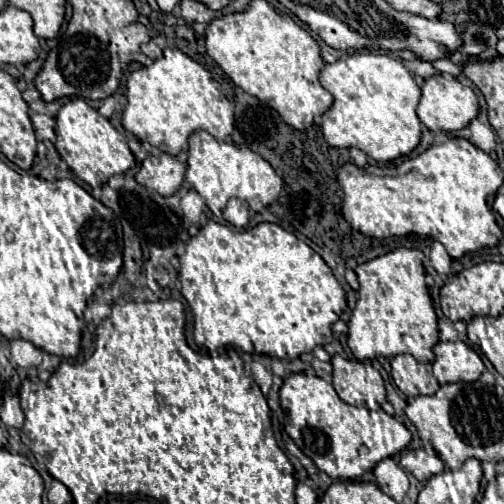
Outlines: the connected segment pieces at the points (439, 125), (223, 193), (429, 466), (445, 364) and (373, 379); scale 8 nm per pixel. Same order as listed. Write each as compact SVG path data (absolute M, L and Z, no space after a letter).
M436 74L432 78L428 78L422 86L422 98L420 98L420 104L418 104L418 118L420 122L430 128L430 130L442 130L442 132L456 132L456 130L462 130L466 128L476 116L478 116L478 110L480 110L480 104L478 104L478 98L474 94L472 88L460 84L458 80L454 78L446 78L442 74Z
M196 132L190 136L185 179L206 200L206 206L214 216L228 220L236 228L244 228L242 206L258 212L260 208L270 206L282 190L280 176L276 176L272 166L260 154L250 148L218 142L208 132Z
M420 448L420 450L406 450L400 458L400 466L410 472L416 480L426 482L430 476L442 472L442 462L430 462L430 456Z
M438 342L434 348L434 376L440 384L476 382L486 370L480 356L464 342Z
M334 356L332 366L332 384L344 402L380 410L380 406L386 402L386 388L380 372L372 368L370 362L344 360L342 356Z

